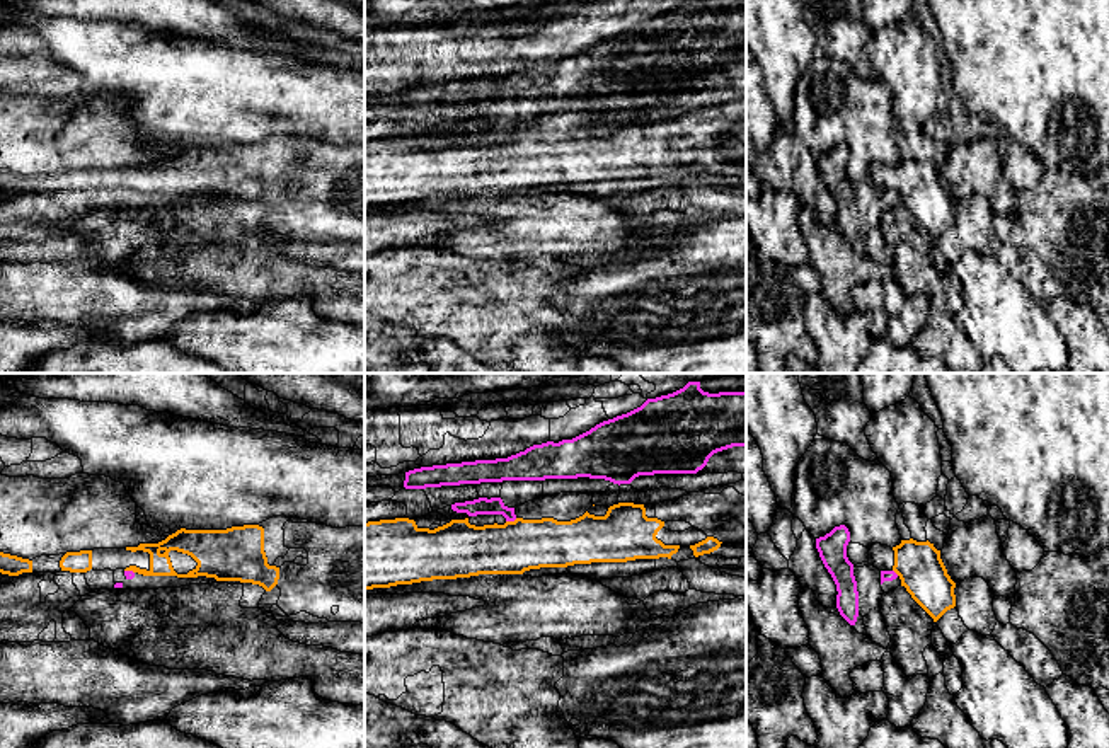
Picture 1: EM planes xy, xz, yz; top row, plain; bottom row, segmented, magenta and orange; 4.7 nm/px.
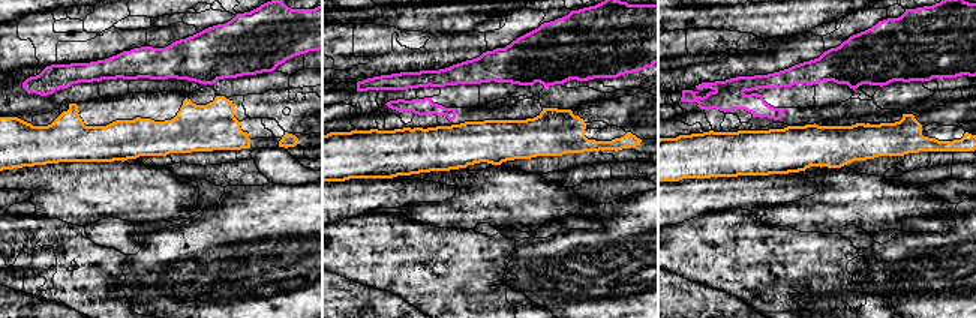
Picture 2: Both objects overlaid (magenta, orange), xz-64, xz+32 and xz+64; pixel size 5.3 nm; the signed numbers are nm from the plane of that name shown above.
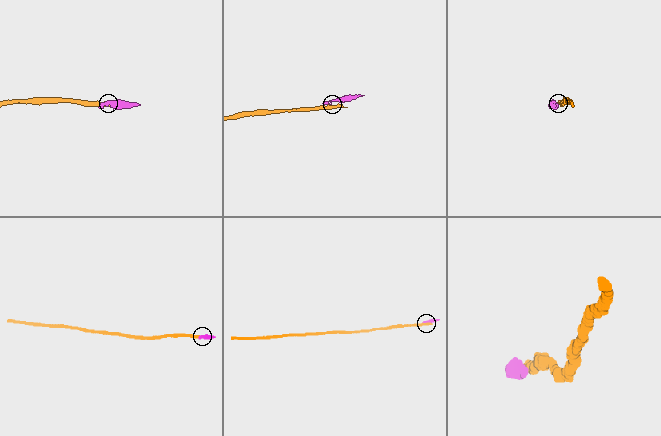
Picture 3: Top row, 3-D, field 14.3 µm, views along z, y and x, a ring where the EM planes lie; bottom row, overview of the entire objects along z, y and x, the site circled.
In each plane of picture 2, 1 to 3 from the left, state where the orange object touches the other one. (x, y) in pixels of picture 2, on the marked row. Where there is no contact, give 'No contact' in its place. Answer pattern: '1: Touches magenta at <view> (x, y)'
1: No contact
2: No contact
3: No contact

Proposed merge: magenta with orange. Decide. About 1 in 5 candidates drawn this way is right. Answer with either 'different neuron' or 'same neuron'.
different neuron

